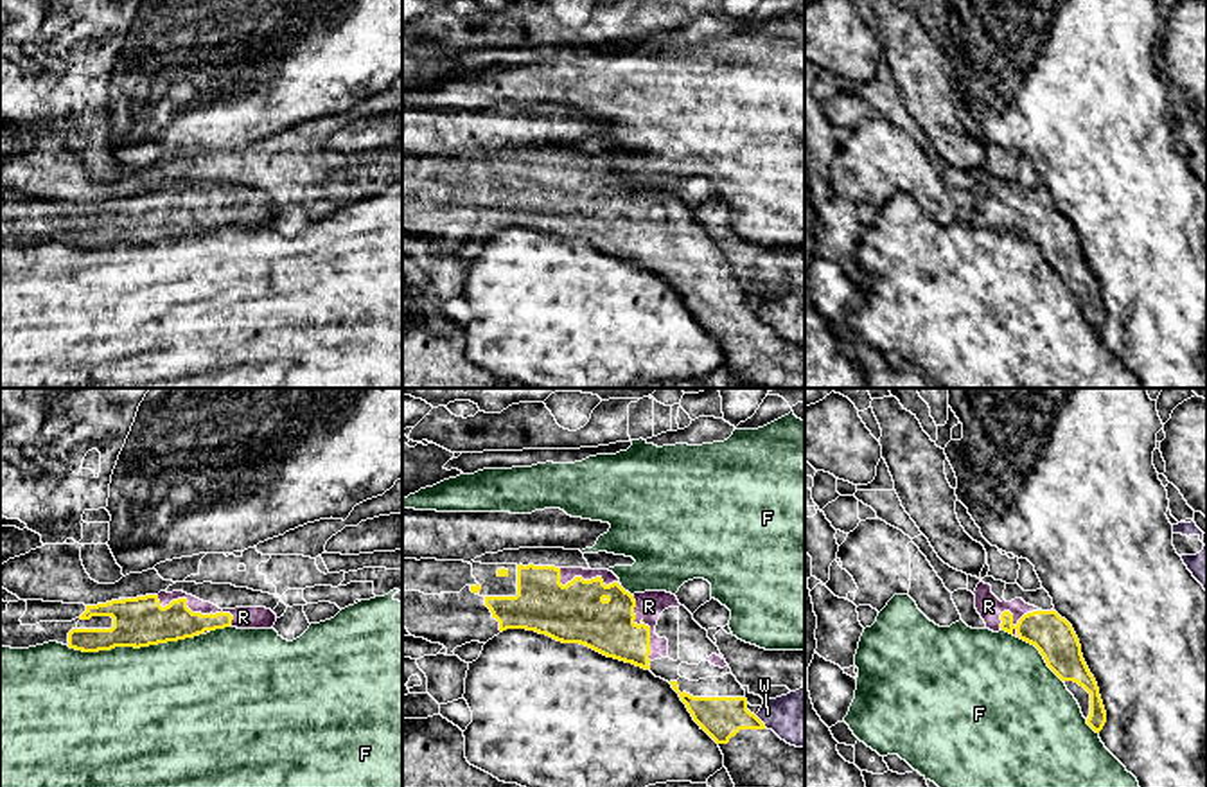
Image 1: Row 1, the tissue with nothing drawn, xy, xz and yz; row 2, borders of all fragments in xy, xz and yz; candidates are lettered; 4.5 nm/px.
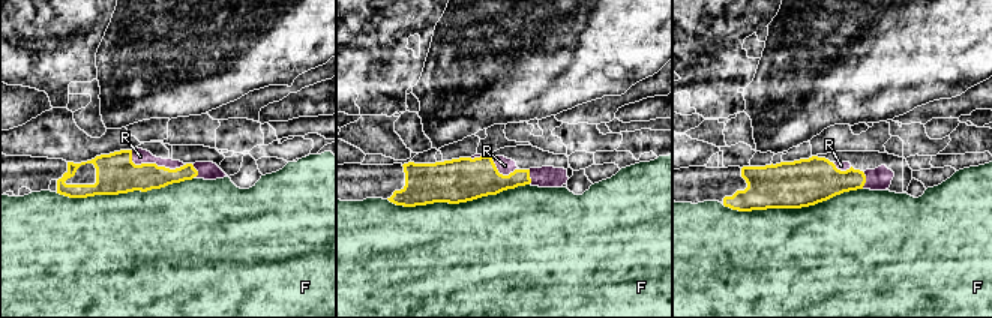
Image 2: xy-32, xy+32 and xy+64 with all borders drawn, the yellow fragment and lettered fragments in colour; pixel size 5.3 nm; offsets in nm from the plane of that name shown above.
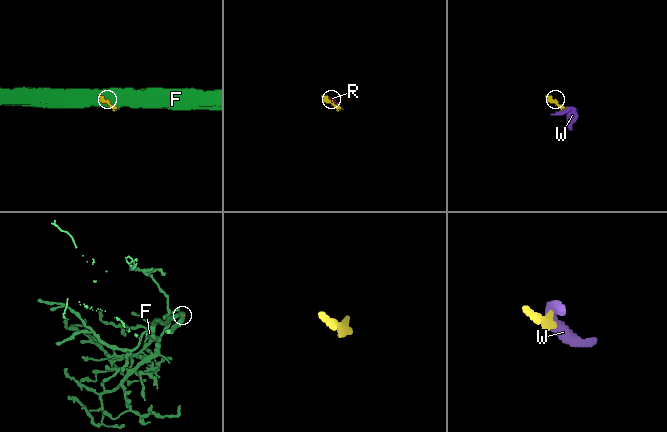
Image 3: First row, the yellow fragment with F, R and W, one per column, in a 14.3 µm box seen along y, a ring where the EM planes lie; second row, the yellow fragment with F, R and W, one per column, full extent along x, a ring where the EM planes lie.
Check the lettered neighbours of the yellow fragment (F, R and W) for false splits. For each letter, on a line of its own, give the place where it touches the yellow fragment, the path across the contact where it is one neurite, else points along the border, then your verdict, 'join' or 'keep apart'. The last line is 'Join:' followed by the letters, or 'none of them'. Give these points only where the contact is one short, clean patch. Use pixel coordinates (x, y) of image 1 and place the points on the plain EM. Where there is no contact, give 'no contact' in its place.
F: xy (132, 243) | keep apart
R: xy (194, 211) | join
W: xz (760, 318) | along xz (755, 313), (766, 324) | keep apart
Join: R

